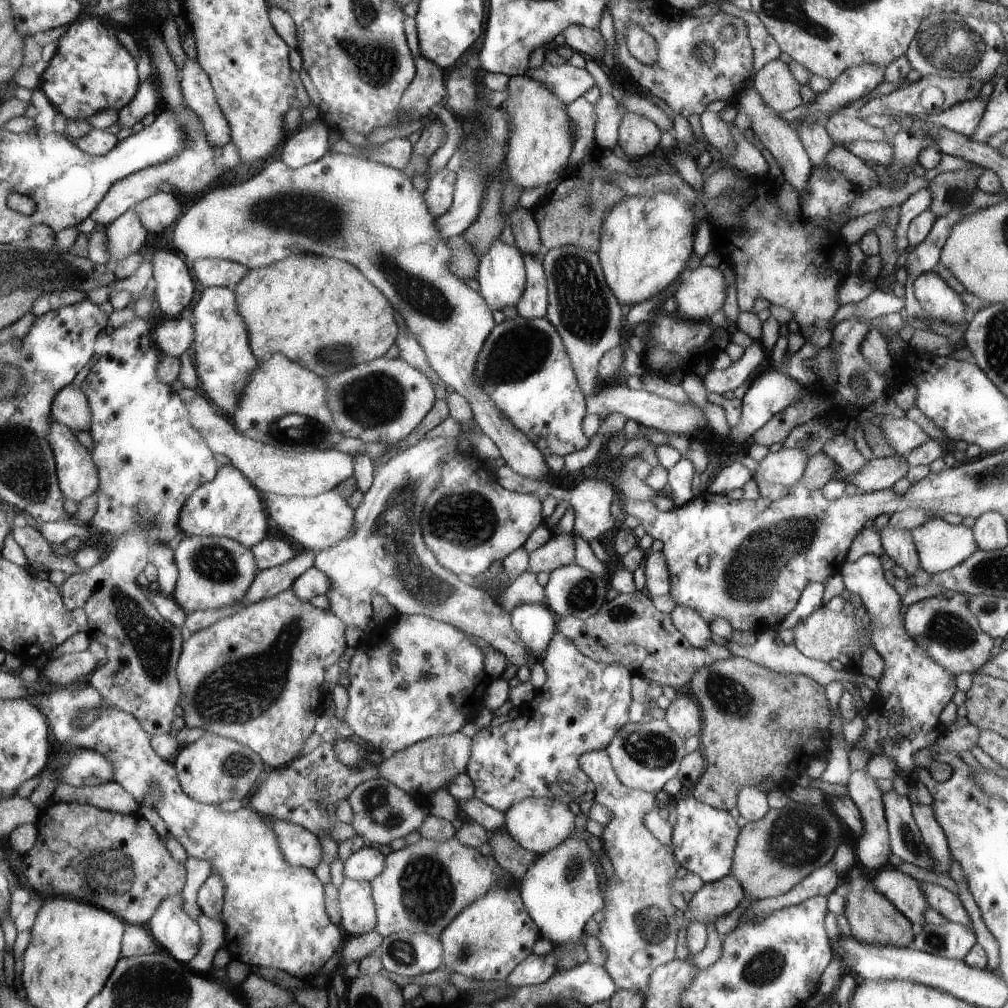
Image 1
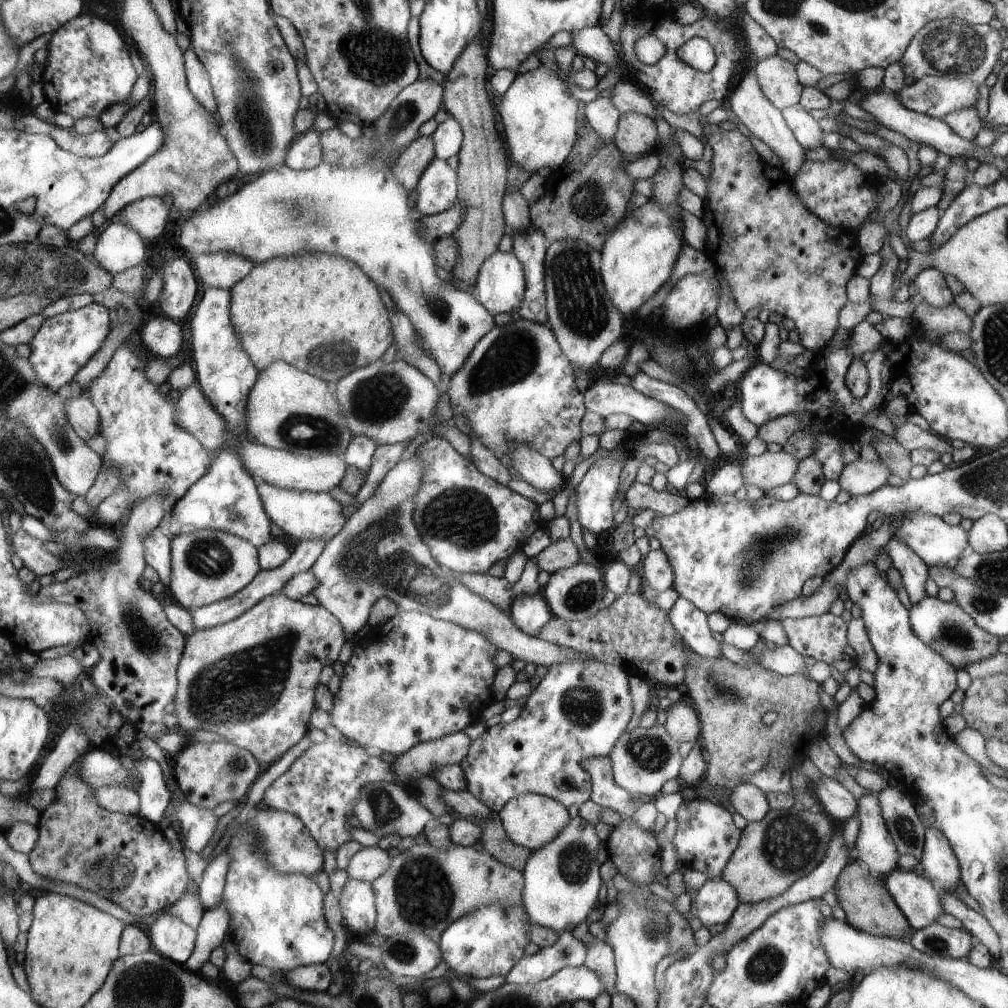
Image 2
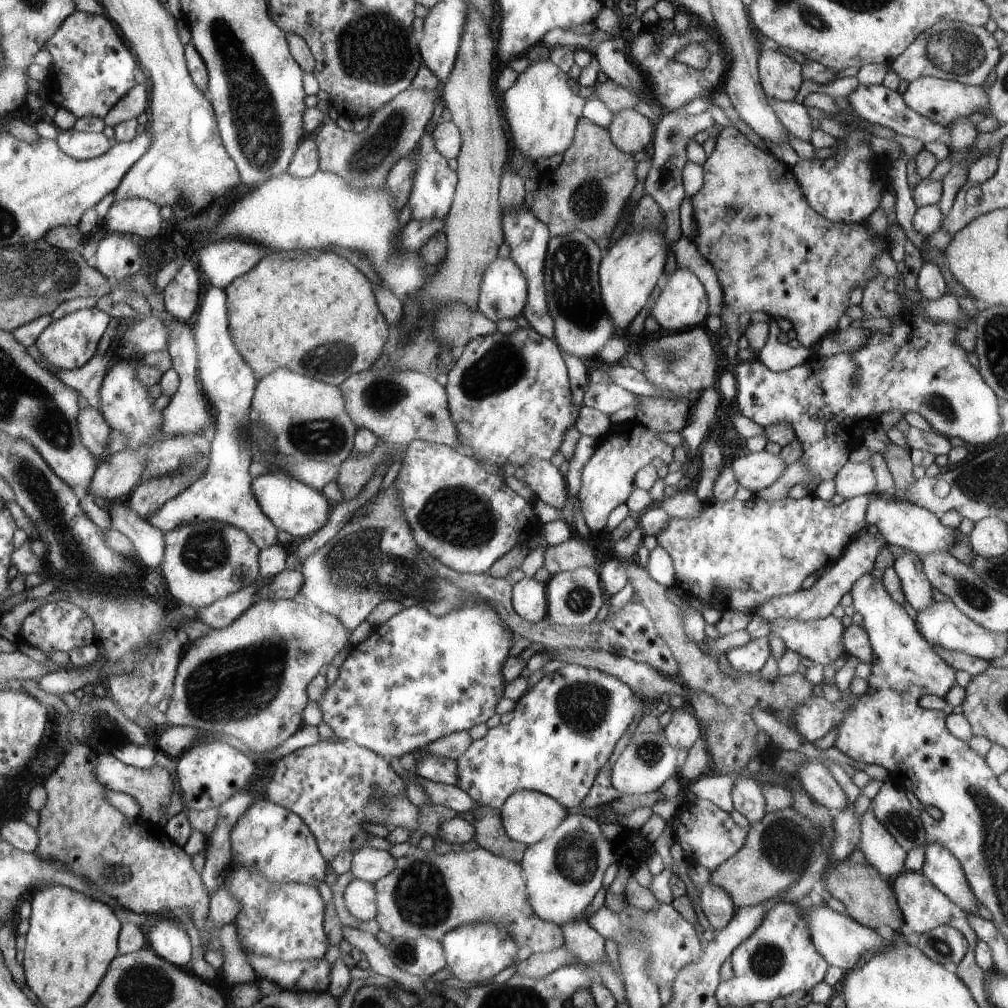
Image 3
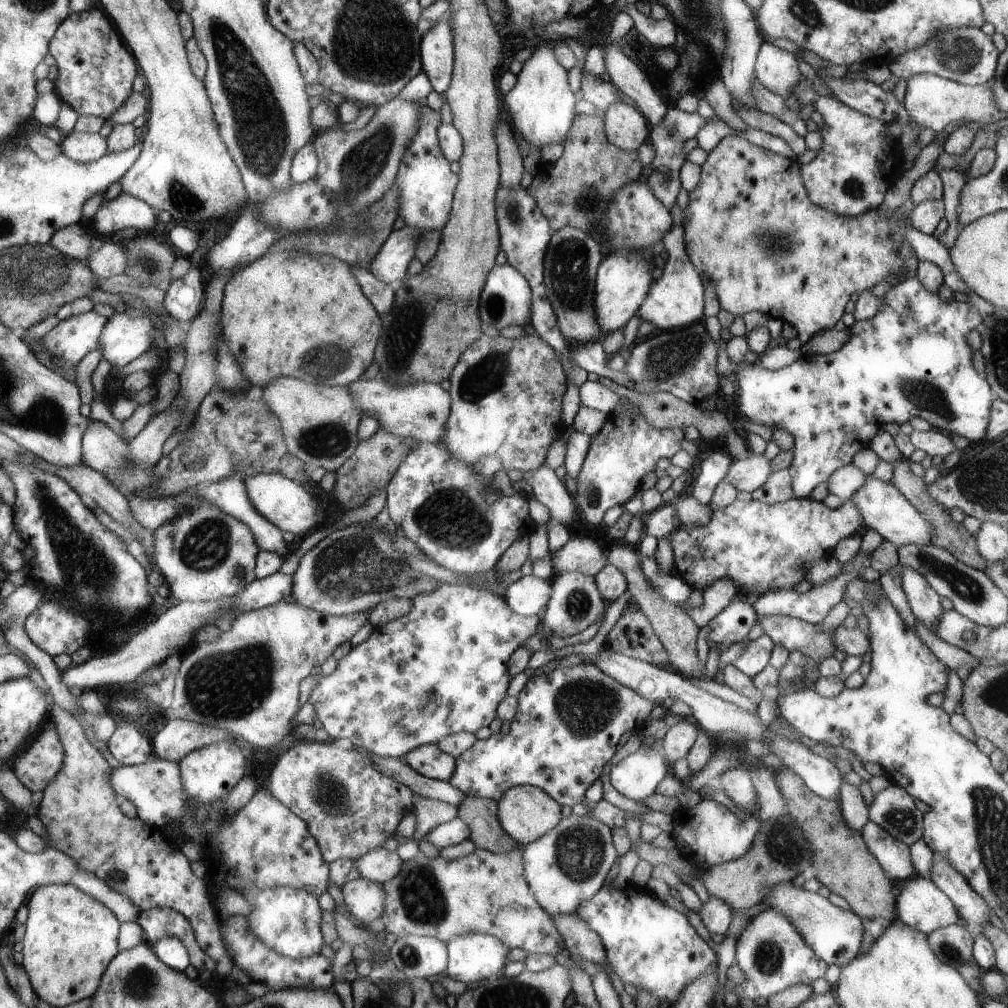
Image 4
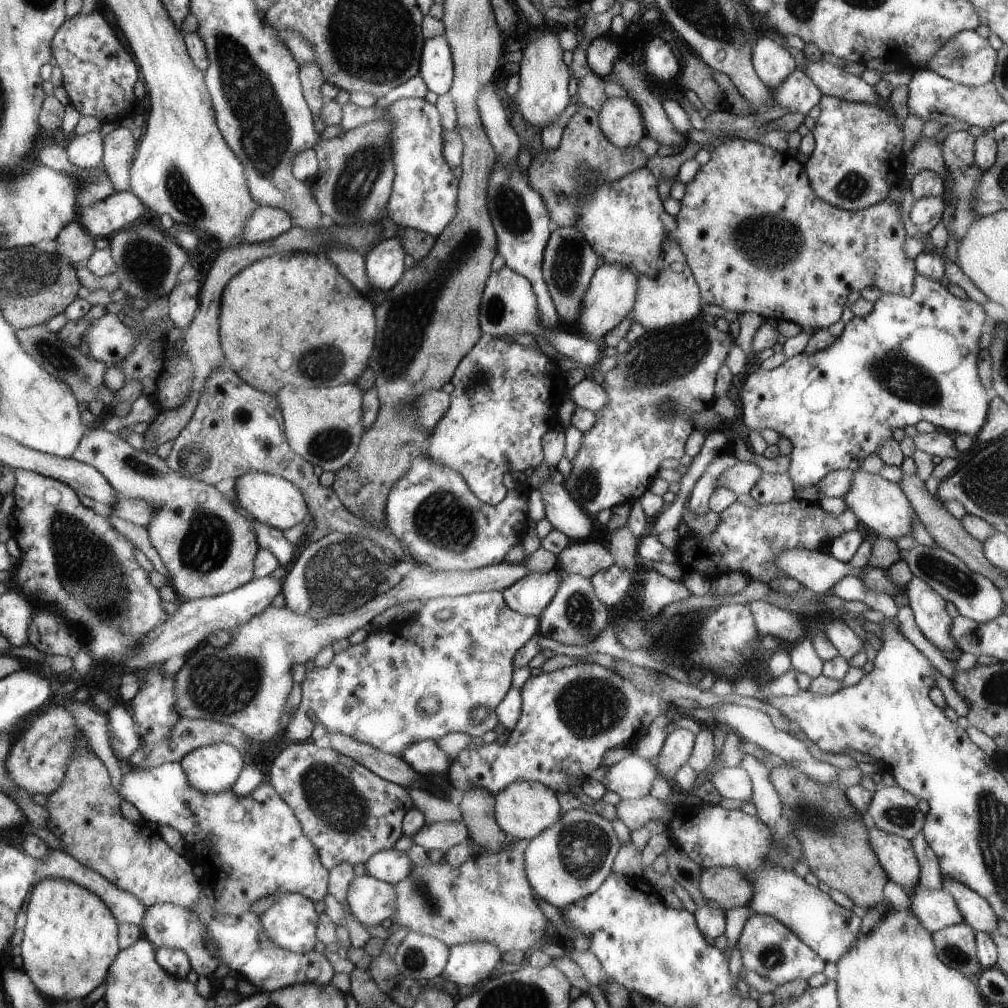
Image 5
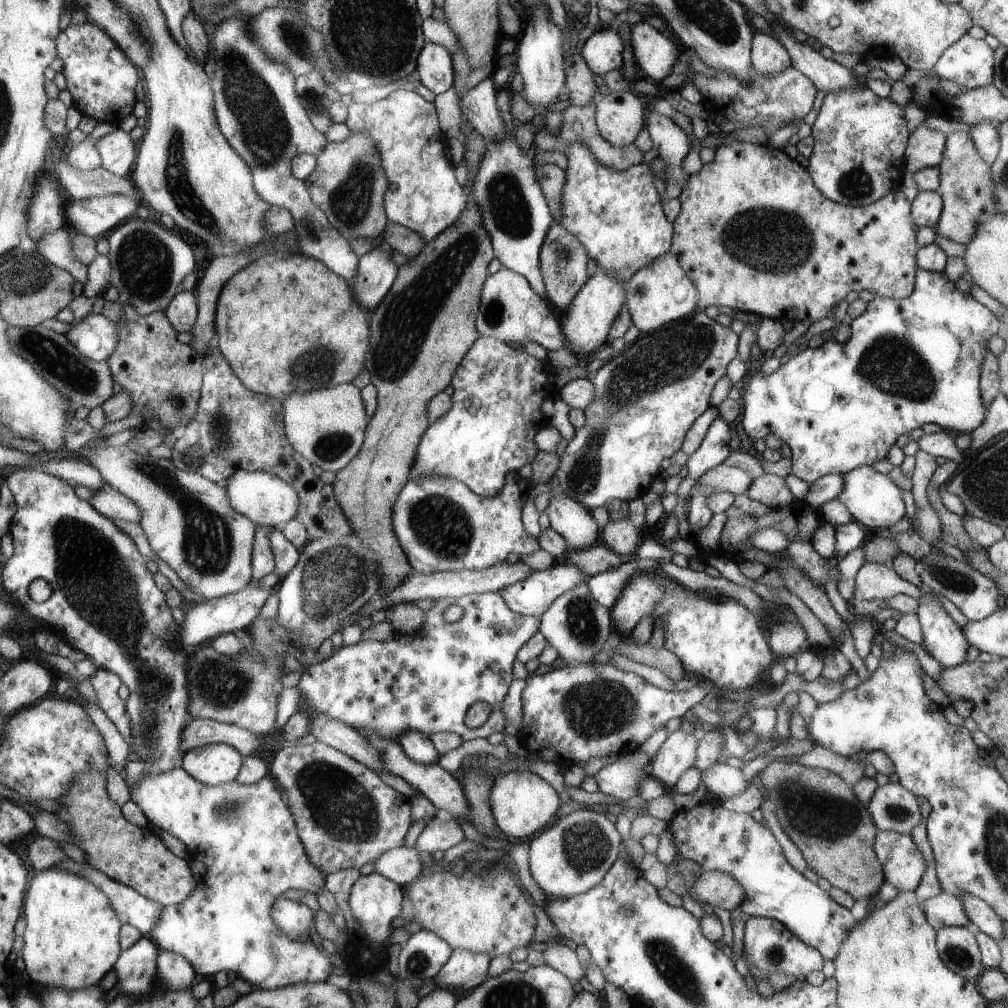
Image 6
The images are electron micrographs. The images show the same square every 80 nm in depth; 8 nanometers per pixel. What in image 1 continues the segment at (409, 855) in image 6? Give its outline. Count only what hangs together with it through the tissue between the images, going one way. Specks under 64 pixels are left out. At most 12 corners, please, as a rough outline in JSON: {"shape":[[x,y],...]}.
{"shape":[[366,844],[343,862],[346,879],[372,883],[384,853]]}

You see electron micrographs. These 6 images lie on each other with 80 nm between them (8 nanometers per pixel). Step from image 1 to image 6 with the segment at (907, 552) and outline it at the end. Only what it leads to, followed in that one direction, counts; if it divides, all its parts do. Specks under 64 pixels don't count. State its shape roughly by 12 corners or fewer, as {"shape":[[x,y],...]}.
{"shape":[[930,594],[916,616],[942,668],[967,662],[963,628]]}

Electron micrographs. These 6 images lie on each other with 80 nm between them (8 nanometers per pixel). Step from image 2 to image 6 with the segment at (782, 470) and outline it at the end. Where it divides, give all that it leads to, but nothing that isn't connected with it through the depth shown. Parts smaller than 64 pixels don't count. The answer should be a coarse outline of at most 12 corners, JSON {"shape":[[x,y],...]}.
{"shape":[[728,465],[707,470],[690,497],[726,491],[744,494],[753,475]]}

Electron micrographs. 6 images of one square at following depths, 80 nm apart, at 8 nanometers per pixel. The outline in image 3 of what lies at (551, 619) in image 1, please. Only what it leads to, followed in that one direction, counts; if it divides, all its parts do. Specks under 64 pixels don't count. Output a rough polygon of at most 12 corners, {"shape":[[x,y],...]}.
{"shape":[[513,583],[512,607],[534,624],[546,618],[546,586]]}

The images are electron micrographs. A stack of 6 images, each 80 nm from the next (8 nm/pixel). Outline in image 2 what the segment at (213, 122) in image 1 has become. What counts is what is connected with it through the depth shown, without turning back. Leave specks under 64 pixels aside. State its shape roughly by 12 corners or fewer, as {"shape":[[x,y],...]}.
{"shape":[[192,48],[185,51],[188,83],[217,118],[208,71]]}

